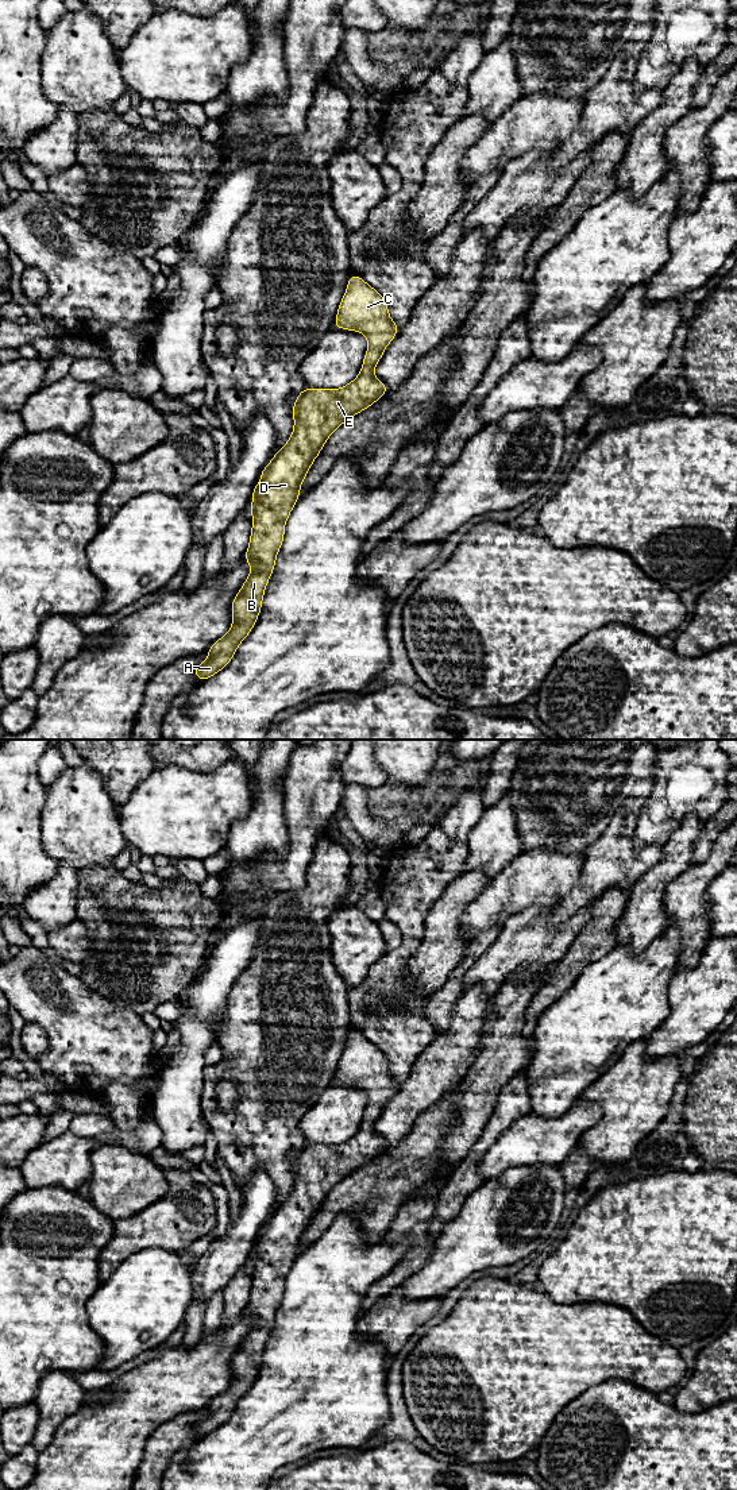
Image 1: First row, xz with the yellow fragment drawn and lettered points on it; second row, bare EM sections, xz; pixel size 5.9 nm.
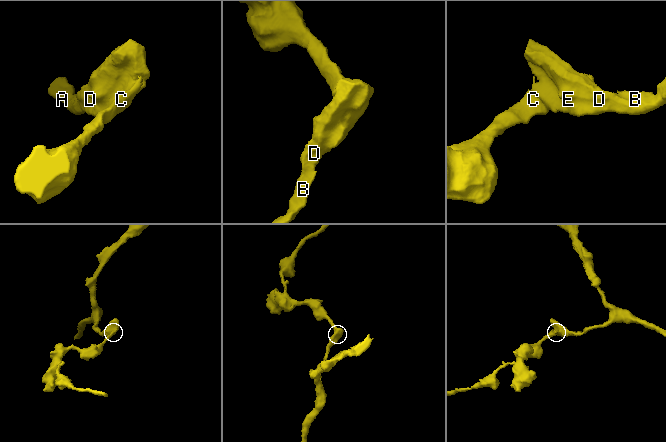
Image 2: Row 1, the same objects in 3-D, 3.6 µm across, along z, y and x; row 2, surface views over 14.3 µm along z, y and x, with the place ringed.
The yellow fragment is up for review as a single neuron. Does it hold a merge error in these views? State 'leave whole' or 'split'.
leave whole

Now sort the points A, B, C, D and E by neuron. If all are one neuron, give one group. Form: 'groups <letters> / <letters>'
groups A B C D E

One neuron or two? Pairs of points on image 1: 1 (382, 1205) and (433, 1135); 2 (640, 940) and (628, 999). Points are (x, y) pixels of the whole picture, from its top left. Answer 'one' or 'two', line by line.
1: one
2: two

